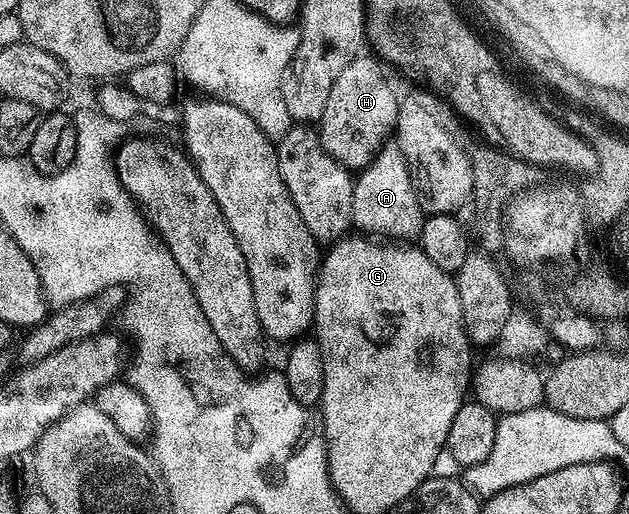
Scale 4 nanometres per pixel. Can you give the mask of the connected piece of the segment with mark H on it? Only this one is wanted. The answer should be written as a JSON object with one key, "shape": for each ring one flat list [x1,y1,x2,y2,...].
{"shape":[[375,55,355,56,350,66,338,74,326,110,322,110,322,118,318,121,322,146,346,169,366,167,395,133,400,101,384,71,385,65]]}

